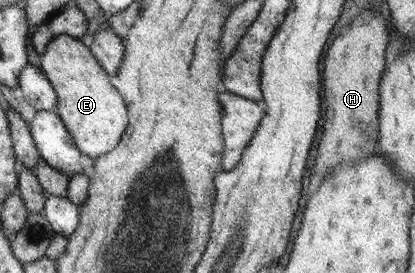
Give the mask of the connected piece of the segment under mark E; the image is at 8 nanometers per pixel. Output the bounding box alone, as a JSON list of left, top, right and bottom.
[40,35,128,159]

